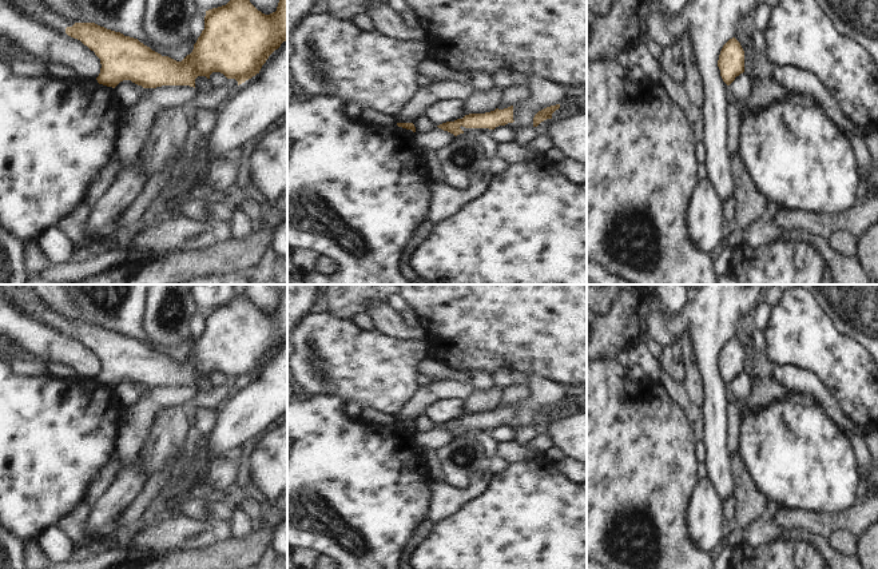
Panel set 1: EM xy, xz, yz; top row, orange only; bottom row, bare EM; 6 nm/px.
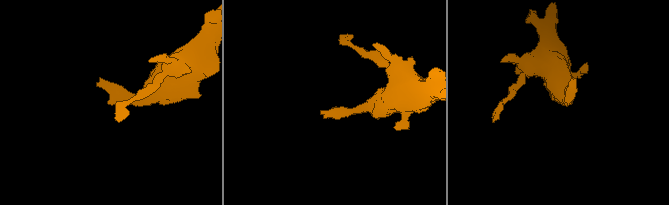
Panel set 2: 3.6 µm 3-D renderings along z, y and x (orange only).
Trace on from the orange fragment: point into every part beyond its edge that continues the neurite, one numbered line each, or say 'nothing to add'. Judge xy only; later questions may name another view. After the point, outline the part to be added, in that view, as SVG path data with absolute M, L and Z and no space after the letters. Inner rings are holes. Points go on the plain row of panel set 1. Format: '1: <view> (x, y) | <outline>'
1: xy (23, 295) | M0 284L0 293L7 294L9 301L24 313L40 318L43 322L65 331L75 323L69 317L57 313L40 299L29 284Z

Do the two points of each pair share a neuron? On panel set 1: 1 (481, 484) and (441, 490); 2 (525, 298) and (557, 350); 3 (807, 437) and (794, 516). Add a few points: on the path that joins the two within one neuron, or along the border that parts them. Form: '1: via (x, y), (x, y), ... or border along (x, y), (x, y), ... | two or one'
1: via (472, 492), (451, 493) | one
2: via (539, 311), (557, 330), (557, 337) | one
3: border along (778, 504), (826, 513) | two

